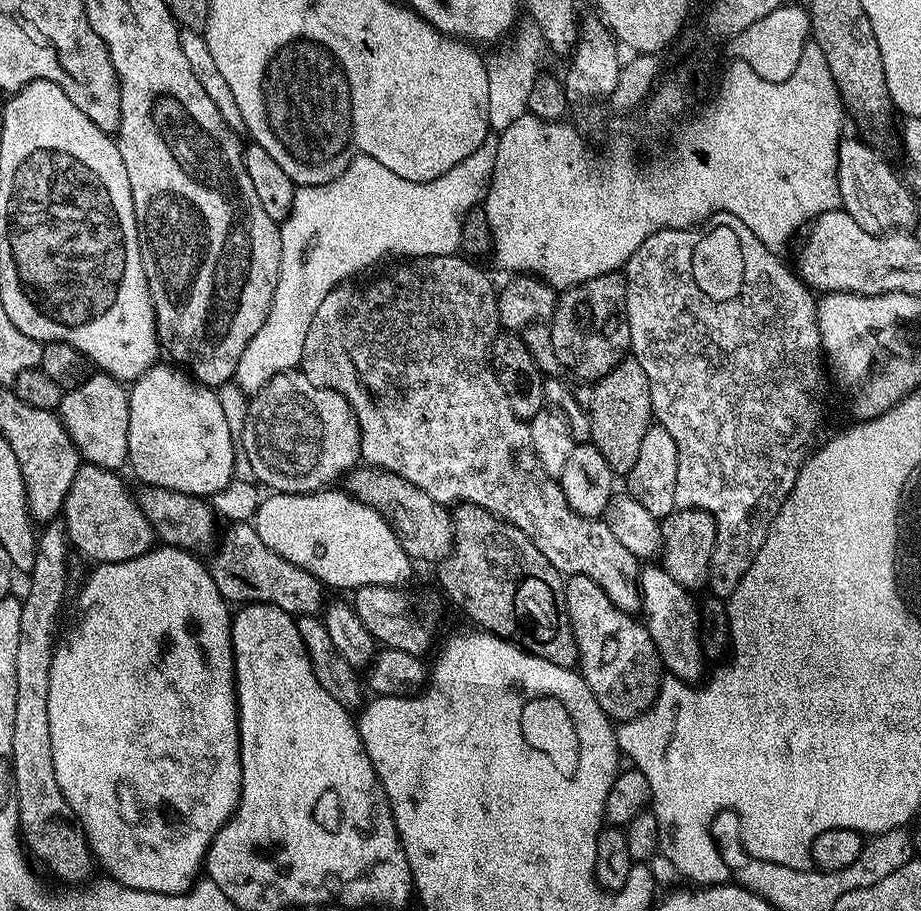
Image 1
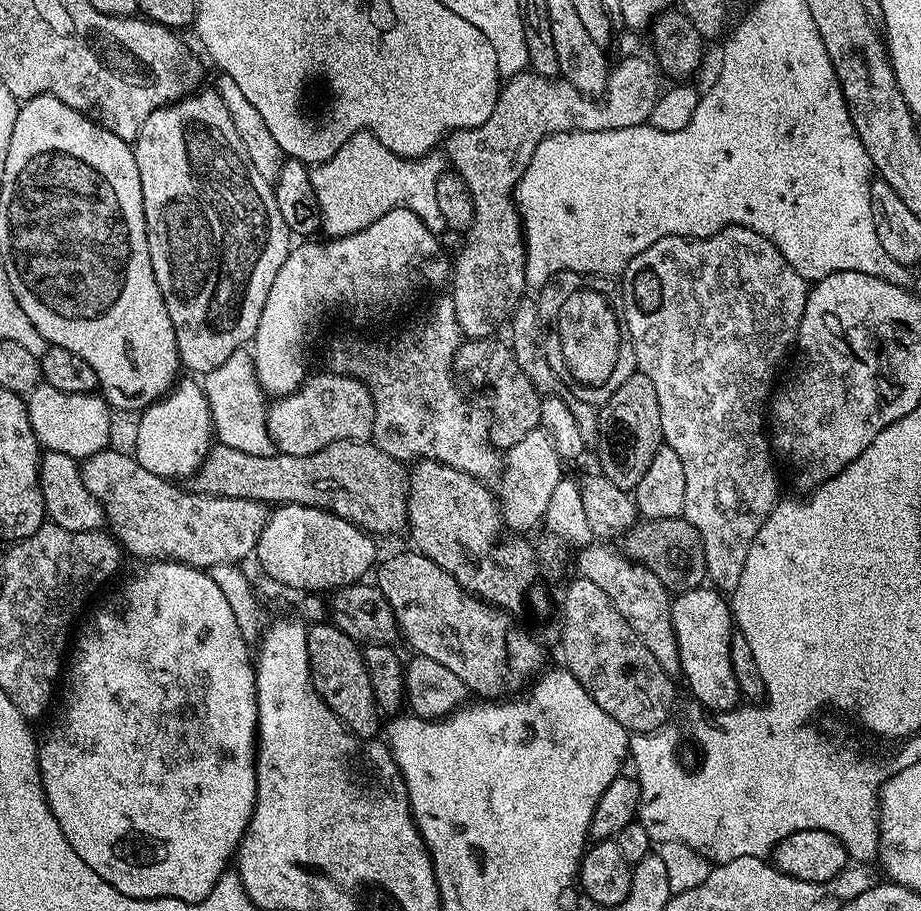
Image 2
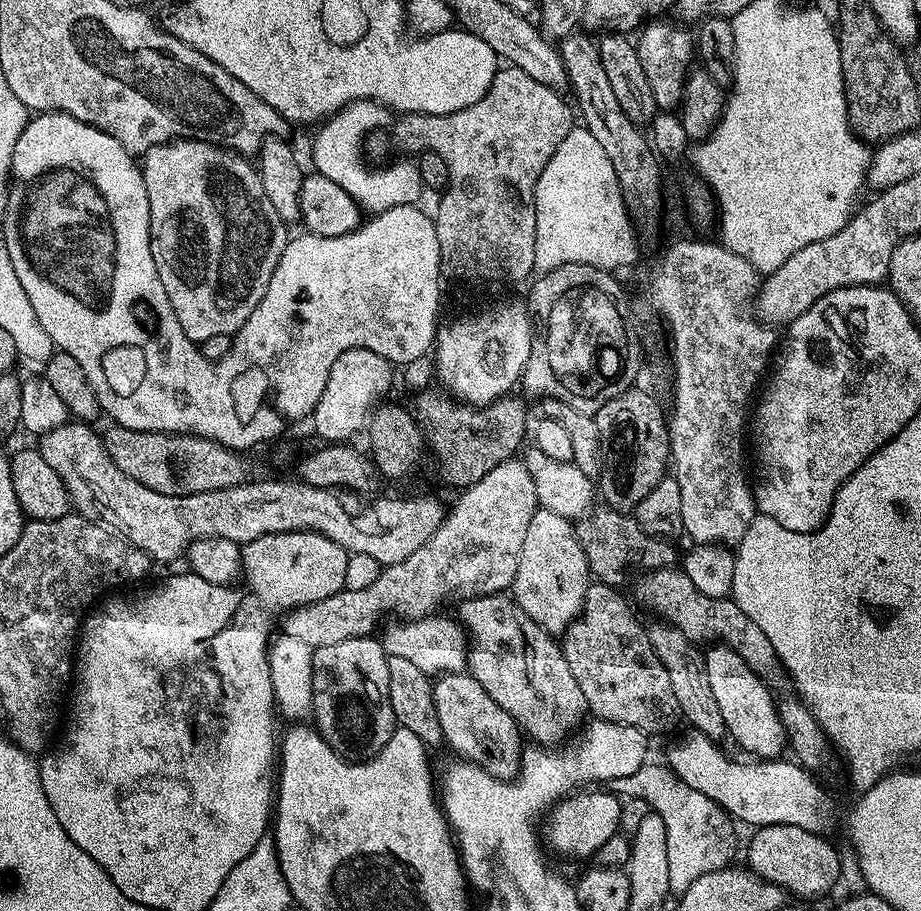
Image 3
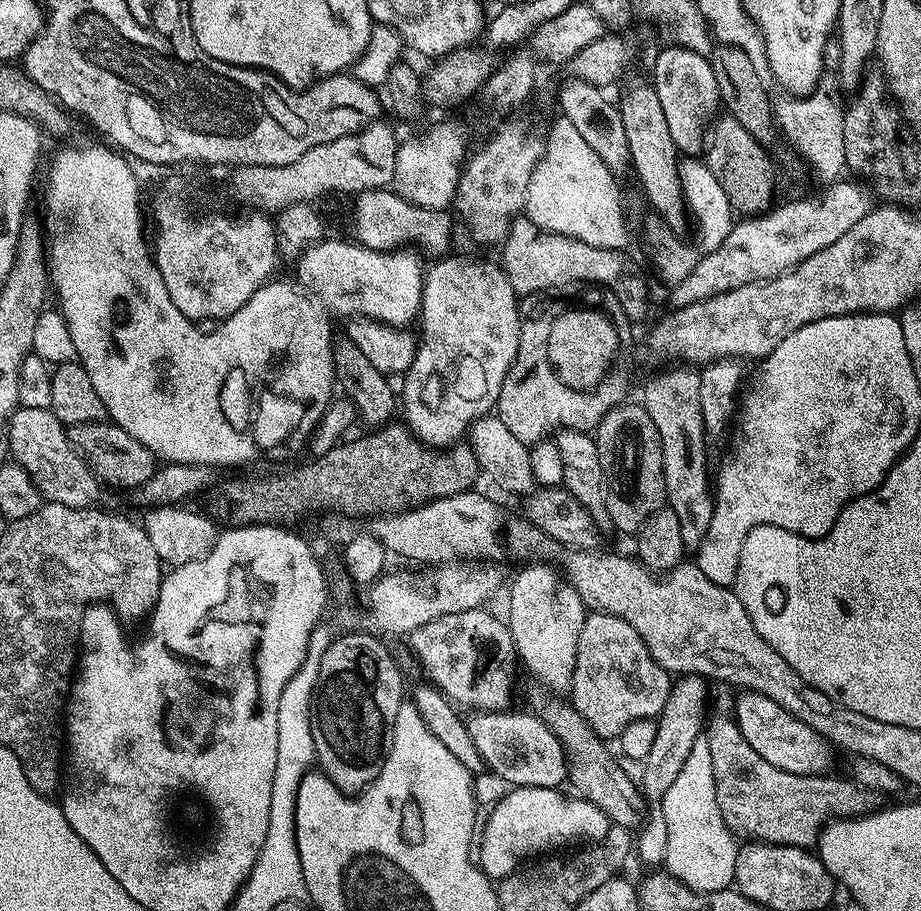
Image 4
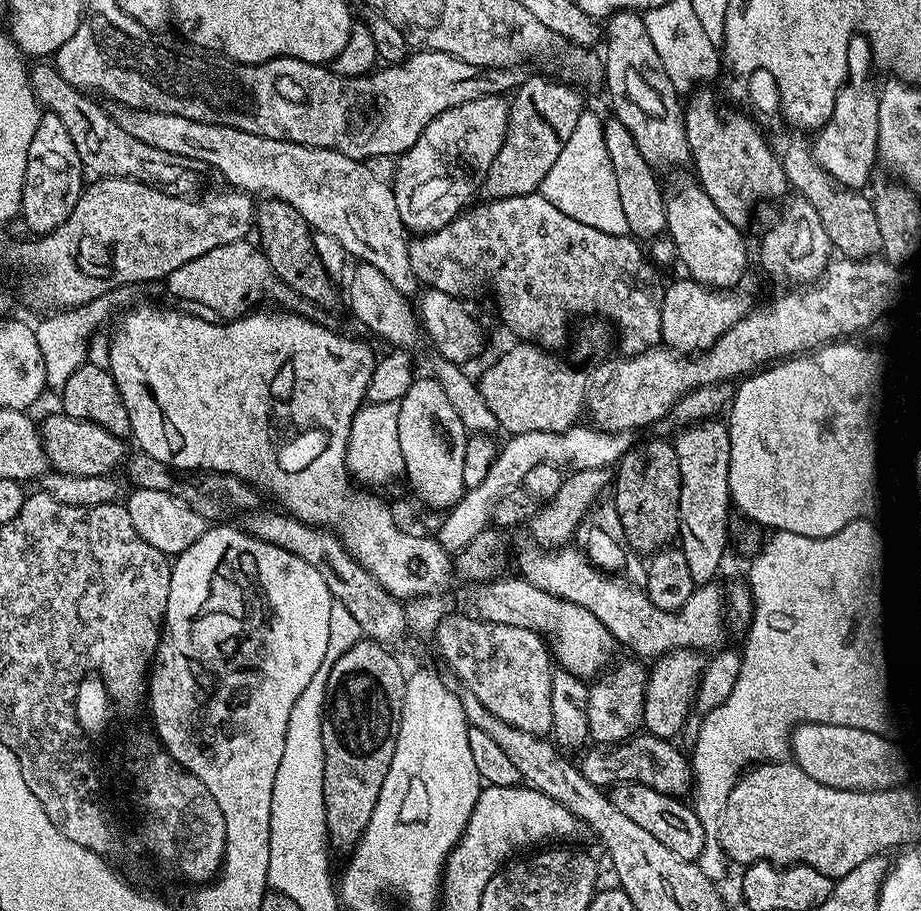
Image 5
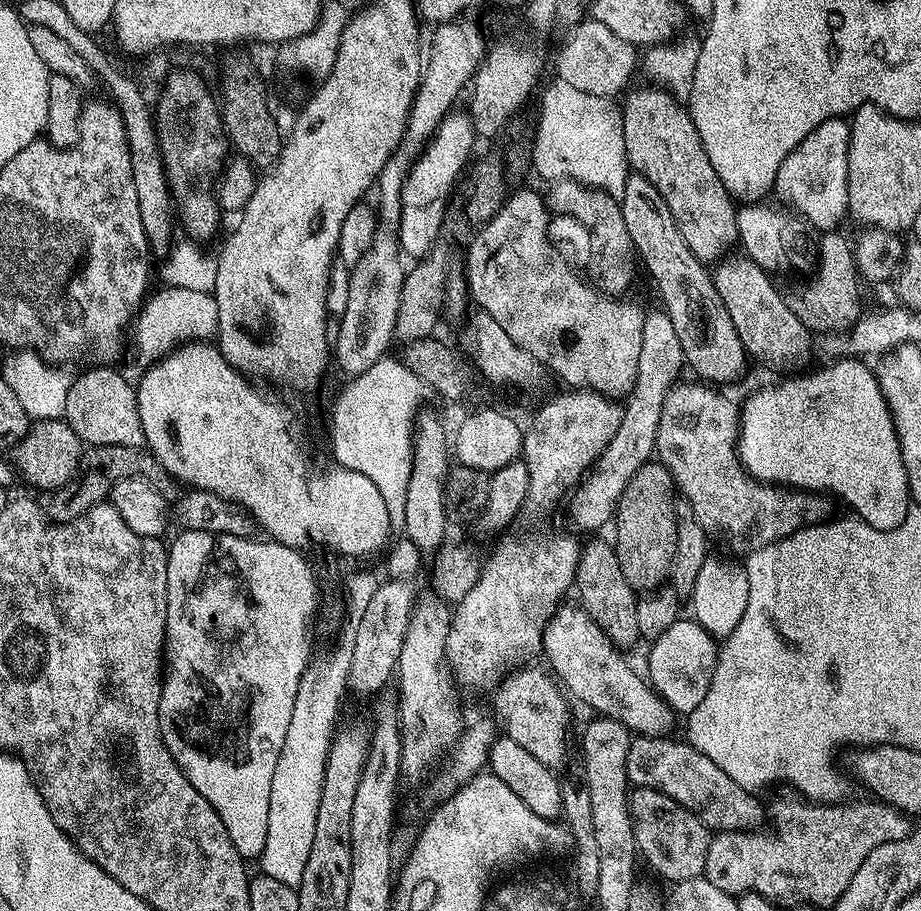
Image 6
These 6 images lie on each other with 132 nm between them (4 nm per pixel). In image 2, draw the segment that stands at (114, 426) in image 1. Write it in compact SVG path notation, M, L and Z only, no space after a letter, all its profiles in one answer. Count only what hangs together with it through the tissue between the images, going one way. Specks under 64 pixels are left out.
M41 382L33 392L27 393L30 426L39 442L49 452L61 452L78 462L98 454L109 447L112 436L113 409L99 394L66 394L54 390L54 386Z

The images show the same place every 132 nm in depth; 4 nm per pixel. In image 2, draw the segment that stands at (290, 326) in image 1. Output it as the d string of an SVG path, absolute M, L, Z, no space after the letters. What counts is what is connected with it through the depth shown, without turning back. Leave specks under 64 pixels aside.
M373 134L352 136L326 162L311 169L312 189L320 207L320 222L329 237L349 236L382 218L391 208L409 208L431 232L440 234L446 225L438 210L436 183L441 173L432 154L407 158L394 154Z

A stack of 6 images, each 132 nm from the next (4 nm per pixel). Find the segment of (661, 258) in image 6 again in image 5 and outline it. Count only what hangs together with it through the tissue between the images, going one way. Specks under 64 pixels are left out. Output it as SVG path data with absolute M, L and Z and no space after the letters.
M608 118L602 125L606 154L610 156L610 166L614 172L614 186L618 188L618 203L622 206L622 215L626 218L629 233L636 238L652 238L663 233L664 198L661 183L656 182L657 173L642 158L642 154L638 154L638 148L634 146L634 140L622 122Z

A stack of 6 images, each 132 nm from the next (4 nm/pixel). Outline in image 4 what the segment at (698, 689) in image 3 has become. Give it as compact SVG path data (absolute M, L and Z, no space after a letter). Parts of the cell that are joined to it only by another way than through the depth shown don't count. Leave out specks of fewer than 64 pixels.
M731 715L716 716L707 721L706 727L703 729L702 740L707 745L709 752L709 763L712 766L713 778L716 780L716 798L717 809L722 812L722 818L729 831L736 838L742 838L748 842L759 842L761 844L785 844L786 846L794 846L795 848L811 849L815 845L816 840L820 837L820 832L824 828L829 818L847 818L849 816L863 816L866 812L874 812L881 807L882 800L879 800L874 793L868 788L863 788L860 784L855 784L852 780L835 780L832 774L822 776L803 776L802 774L790 774L786 770L778 770L778 766L770 766L770 762L766 762L766 758L762 758L762 754L758 754L758 750L754 750L754 746L750 746L750 742L746 742L746 738L742 738L742 730L738 730L735 719Z

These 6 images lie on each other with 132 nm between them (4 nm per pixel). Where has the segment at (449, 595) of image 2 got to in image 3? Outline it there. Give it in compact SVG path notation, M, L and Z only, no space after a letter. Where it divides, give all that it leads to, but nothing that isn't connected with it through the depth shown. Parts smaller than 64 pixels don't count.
M508 594L475 596L459 601L458 608L458 623L464 629L468 642L468 675L476 679L478 686L482 686L482 690L486 690L486 694L490 694L490 698L494 698L494 702L498 702L498 706L510 714L510 718L514 718L527 739L528 736L532 739L529 741L552 746L567 728L576 730L585 723L588 703L578 682L574 682L574 674L570 674L570 662L566 662L564 649L553 633L542 630Z

